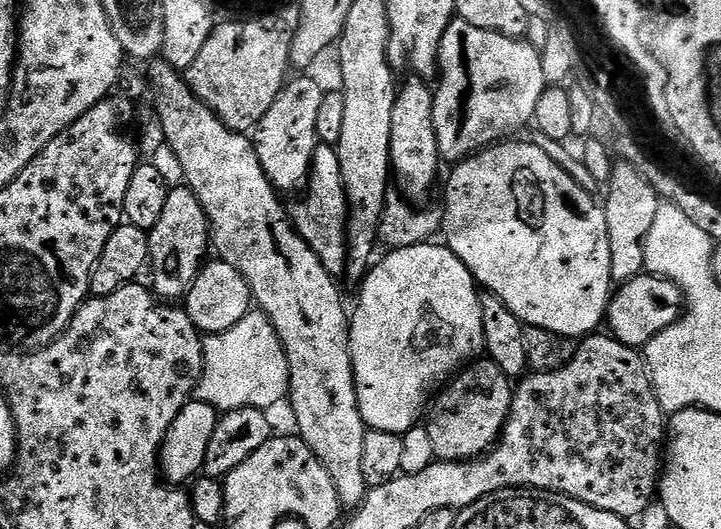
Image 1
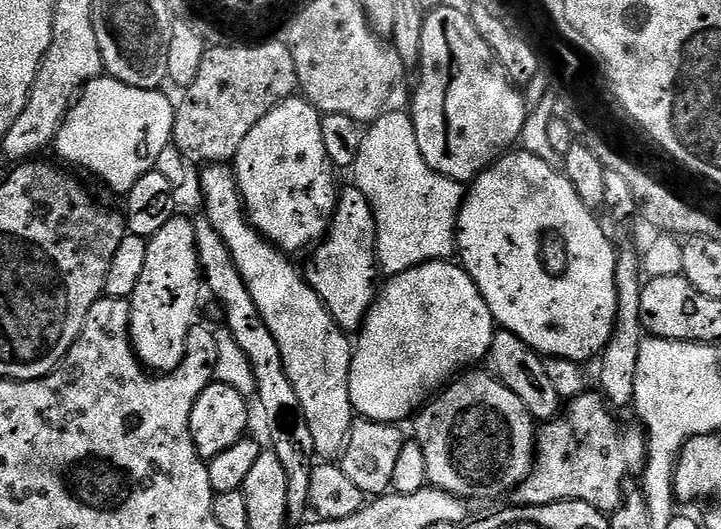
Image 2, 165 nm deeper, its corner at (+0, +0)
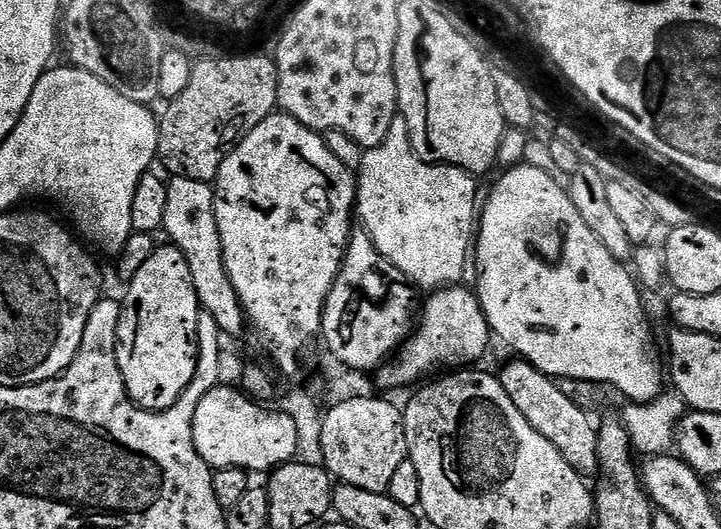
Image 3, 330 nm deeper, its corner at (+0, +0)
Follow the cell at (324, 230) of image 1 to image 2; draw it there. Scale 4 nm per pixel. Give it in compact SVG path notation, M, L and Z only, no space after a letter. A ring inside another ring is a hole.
M349 186L348 189L339 193L336 209L332 215L332 225L328 227L328 233L324 239L315 245L312 256L312 276L310 272L310 283L312 289L322 298L326 310L334 318L338 327L345 332L352 334L363 325L365 316L371 310L372 304L378 295L378 283L376 279L382 276L382 273L376 263L376 223L374 222L374 210L362 194L362 190L355 186Z

